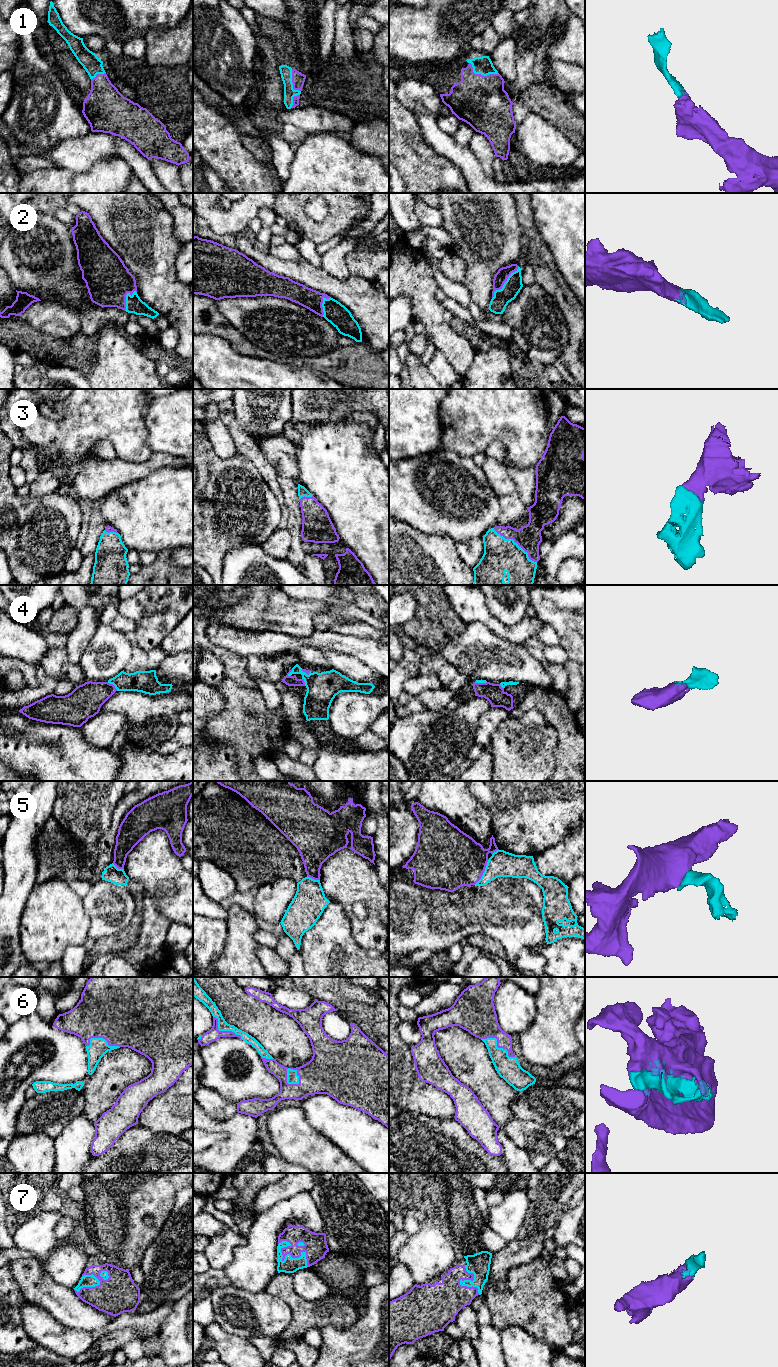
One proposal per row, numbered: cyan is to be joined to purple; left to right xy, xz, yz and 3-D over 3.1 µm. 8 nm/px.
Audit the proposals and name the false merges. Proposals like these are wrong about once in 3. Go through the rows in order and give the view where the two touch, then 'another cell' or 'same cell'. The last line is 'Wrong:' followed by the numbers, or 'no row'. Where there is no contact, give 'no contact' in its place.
1: meets purple in yz; same cell
2: meets purple in yz; same cell
3: meets purple in yz; same cell
4: meets purple in xy; same cell
5: meets purple in yz; another cell
6: meets purple in xz; same cell
7: meets purple in xz; same cell
Wrong: 5

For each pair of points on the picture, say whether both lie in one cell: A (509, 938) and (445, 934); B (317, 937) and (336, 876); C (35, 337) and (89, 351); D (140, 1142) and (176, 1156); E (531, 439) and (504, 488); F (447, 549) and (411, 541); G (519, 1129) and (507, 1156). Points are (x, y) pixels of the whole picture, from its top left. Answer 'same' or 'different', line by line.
A: same
B: different
C: same
D: same
E: different
F: same
G: different

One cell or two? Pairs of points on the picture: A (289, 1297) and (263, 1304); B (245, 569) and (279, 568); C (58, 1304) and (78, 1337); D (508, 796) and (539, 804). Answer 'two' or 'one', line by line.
A: two
B: one
C: two
D: one

